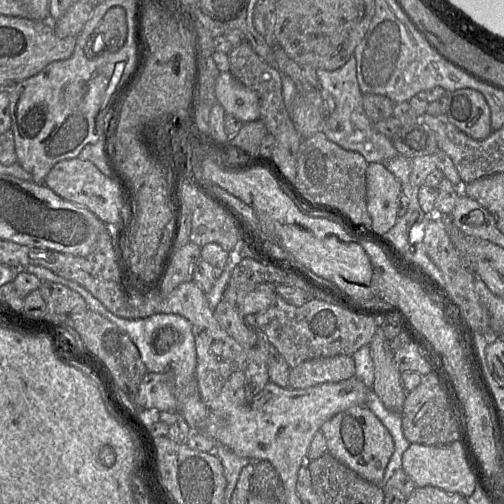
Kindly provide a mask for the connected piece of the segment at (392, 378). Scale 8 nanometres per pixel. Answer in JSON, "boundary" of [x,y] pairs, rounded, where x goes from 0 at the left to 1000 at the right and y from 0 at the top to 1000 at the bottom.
{"boundary":[[[756,647],[748,649],[734,692],[744,750],[738,776],[770,813],[796,817],[808,778],[796,760],[796,736],[782,716],[772,675],[762,667]]]}

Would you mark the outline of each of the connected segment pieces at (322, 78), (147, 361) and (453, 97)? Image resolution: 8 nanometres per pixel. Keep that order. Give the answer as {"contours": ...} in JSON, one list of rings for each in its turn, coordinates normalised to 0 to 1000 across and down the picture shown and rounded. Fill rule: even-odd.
{"contours":[[[[698,109],[673,137],[627,139],[635,177],[591,183],[577,204],[575,232],[599,278],[637,260],[677,294],[716,306],[728,323],[762,323],[792,308],[774,276],[748,260],[726,228],[706,149],[706,117]]],[[[60,526],[48,532],[48,536],[71,546],[79,558],[117,562],[157,581],[169,595],[177,615],[212,631],[254,663],[262,679],[272,688],[280,714],[294,738],[343,744],[345,768],[349,766],[353,772],[367,770],[377,756],[387,752],[391,720],[387,673],[381,661],[379,641],[369,631],[351,623],[306,623],[284,633],[248,633],[232,629],[216,619],[194,593],[190,593],[175,575],[155,562],[133,556],[85,528]],[[319,659],[333,661],[337,665],[337,673],[331,681],[315,685],[313,675]]],[[[921,175],[891,185],[891,240],[942,278],[960,278],[976,262],[974,220],[960,190]]]]}

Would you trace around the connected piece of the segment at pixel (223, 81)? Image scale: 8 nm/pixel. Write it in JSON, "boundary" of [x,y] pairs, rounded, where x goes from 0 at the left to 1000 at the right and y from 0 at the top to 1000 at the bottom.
{"boundary":[[[456,141],[437,143],[427,169],[427,190],[448,226],[484,244],[516,236],[512,185],[470,163]]]}

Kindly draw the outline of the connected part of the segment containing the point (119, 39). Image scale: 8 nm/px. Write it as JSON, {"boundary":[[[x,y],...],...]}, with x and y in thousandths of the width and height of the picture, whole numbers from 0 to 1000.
{"boundary":[[[224,14],[206,30],[196,50],[187,60],[188,71],[200,69],[206,97],[194,109],[185,109],[169,91],[169,107],[175,115],[188,115],[206,103],[232,103],[248,85],[252,71],[252,44],[248,20],[240,14]]]}

